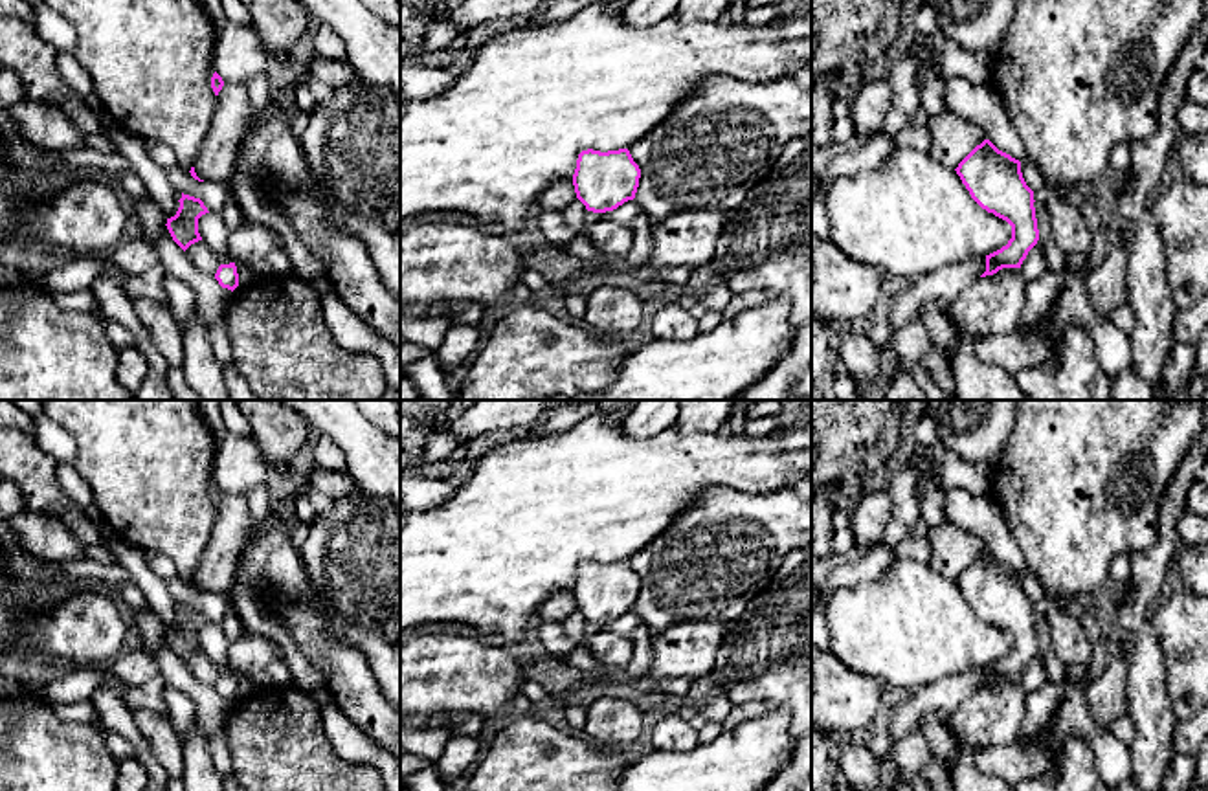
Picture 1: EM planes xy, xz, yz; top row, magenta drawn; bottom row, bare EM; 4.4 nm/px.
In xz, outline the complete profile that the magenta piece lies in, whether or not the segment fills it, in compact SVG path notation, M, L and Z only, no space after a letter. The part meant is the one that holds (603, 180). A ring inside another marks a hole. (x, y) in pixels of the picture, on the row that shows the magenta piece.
M628 149L582 150L576 160L573 185L587 211L613 211L635 198L641 169Z

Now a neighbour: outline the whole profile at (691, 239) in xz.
M696 209L672 215L652 226L654 248L644 266L657 272L701 268L714 261L725 226L725 211Z

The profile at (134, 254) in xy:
M130 233L116 248L103 255L72 255L59 268L50 268L39 283L50 294L73 294L90 290L95 277L114 273L121 277L138 277L160 264L158 251L143 235Z

